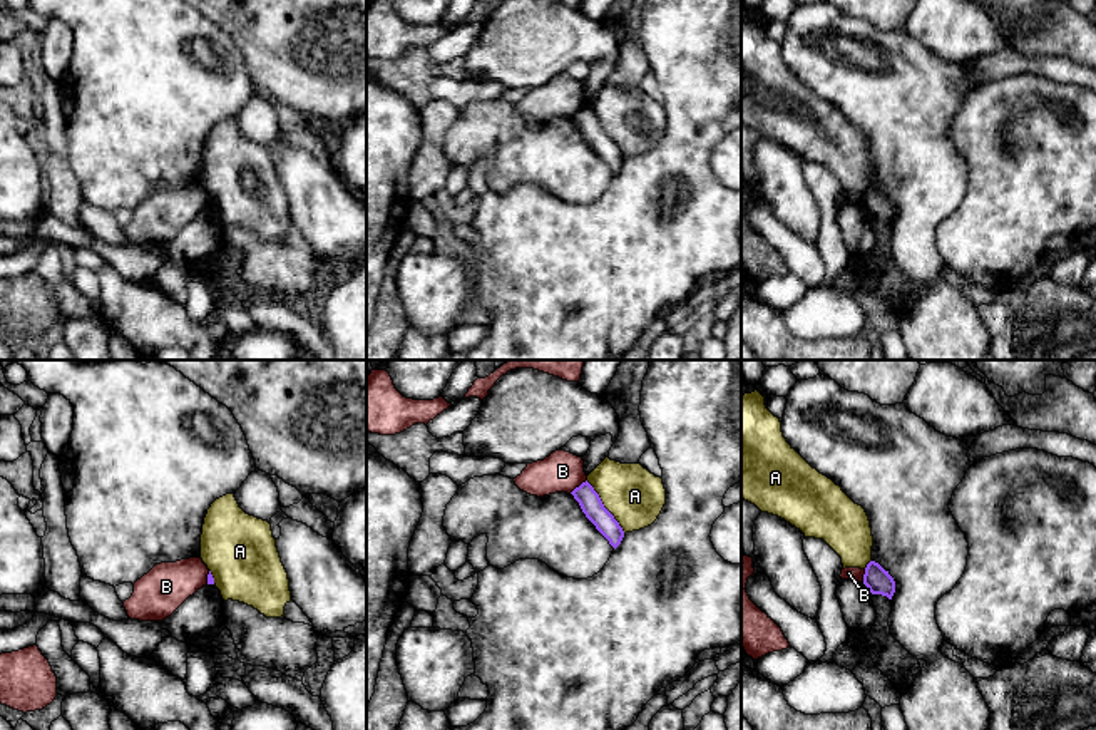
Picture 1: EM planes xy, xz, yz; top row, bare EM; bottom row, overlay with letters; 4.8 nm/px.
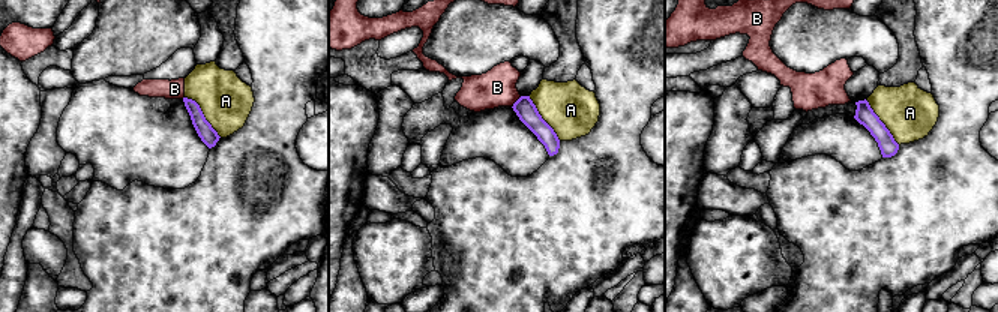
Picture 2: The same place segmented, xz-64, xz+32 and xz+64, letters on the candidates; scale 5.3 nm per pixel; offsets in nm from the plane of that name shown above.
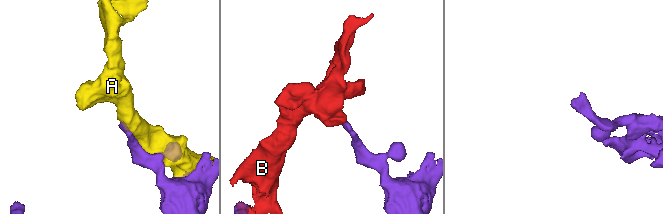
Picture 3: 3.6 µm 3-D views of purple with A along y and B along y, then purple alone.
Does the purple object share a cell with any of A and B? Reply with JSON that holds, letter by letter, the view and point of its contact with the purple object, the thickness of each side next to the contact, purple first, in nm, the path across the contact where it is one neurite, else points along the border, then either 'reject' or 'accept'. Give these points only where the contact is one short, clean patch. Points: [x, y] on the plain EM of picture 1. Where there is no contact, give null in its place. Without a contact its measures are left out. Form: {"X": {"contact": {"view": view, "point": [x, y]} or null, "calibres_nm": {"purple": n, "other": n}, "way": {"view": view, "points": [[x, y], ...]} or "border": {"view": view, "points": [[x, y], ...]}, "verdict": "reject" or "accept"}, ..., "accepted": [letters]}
{"A": {"contact": {"view": "xz", "point": [604, 133]}, "calibres_nm": {"purple": 110, "other": 280}, "verdict": "reject"}, "B": {"contact": {"view": "xz", "point": [579, 111]}, "calibres_nm": {"purple": 110, "other": 190}, "border": {"view": "xz", "points": [[586, 104], [569, 118]]}, "verdict": "reject"}, "accepted": []}

